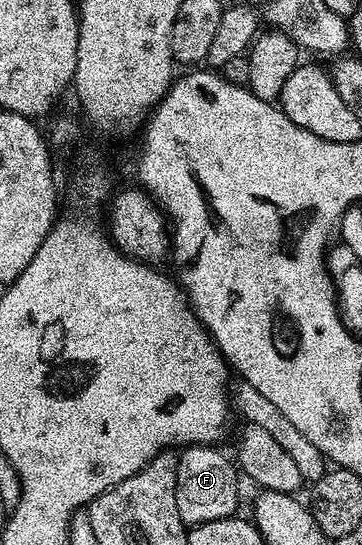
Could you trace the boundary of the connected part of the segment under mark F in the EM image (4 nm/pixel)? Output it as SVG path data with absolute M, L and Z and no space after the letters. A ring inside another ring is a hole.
M191 445L180 450L175 504L179 506L179 519L183 519L186 527L215 523L215 519L227 519L238 512L239 469L230 458L229 461L213 445Z

